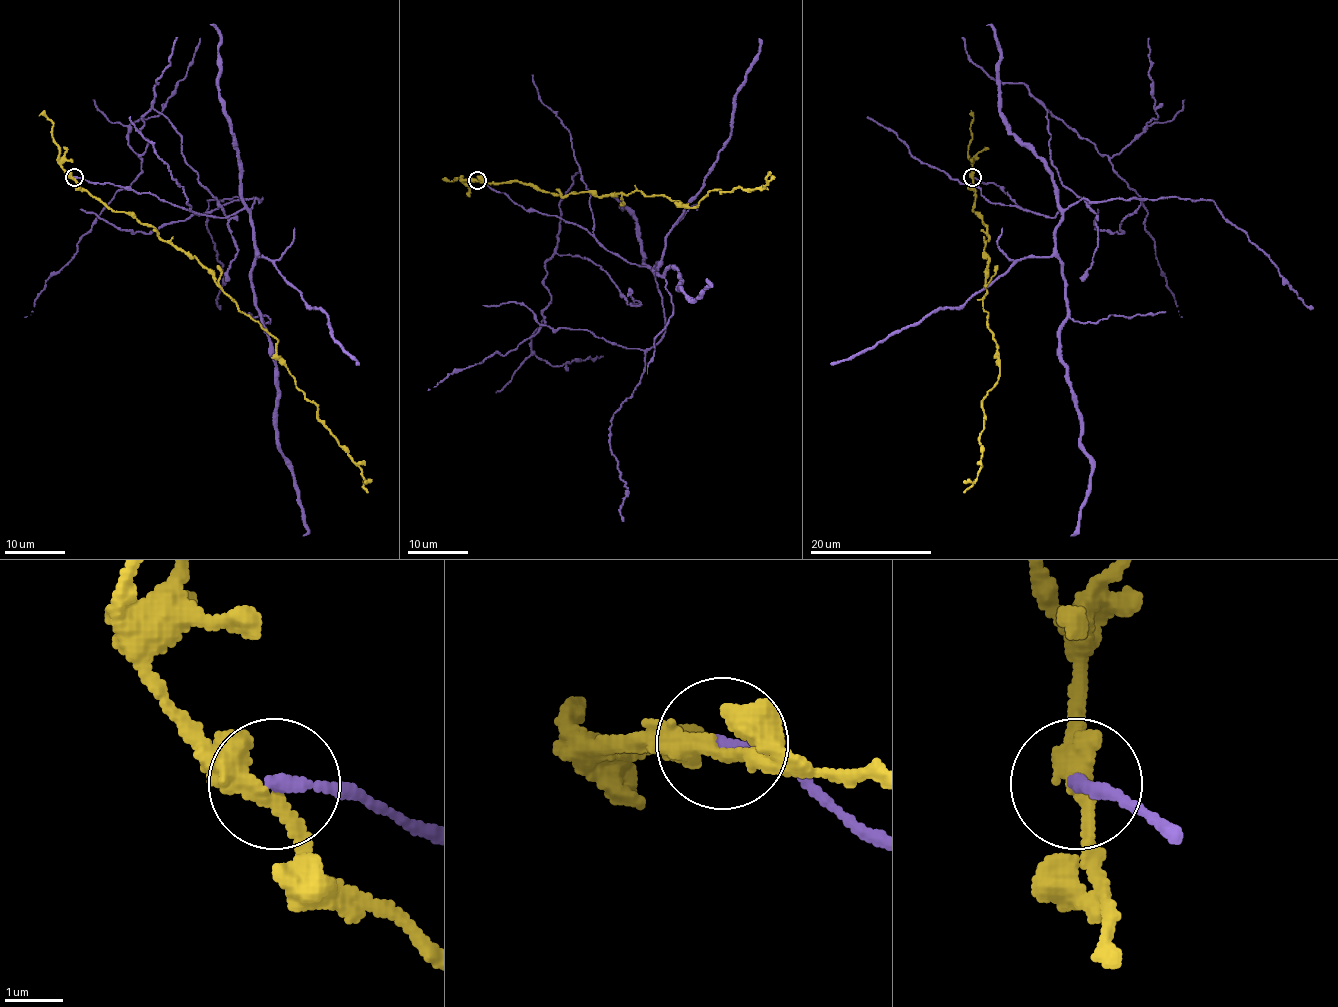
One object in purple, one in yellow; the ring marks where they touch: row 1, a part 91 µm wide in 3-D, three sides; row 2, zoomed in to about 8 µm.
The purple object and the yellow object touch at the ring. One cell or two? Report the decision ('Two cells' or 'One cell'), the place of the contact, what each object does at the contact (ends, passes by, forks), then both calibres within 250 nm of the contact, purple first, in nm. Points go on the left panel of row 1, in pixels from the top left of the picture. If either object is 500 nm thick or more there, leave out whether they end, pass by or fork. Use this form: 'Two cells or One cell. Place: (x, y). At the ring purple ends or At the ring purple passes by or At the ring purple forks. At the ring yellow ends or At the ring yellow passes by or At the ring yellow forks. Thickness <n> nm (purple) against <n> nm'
Two cells. Place: (74, 177). At the ring purple ends. At the ring yellow passes by. Thickness 200 nm (purple) against 320 nm

